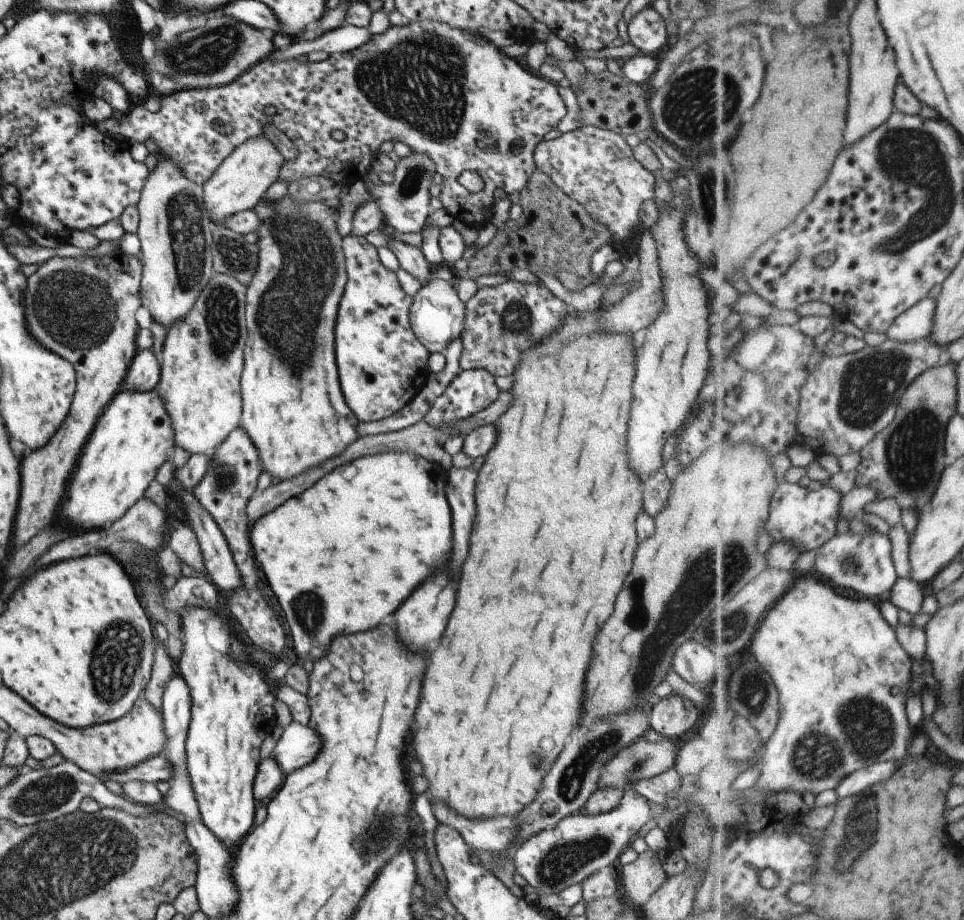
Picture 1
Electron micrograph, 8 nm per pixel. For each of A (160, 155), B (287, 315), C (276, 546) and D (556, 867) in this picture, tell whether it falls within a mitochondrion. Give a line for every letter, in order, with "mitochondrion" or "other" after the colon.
A: other
B: mitochondrion
C: other
D: mitochondrion

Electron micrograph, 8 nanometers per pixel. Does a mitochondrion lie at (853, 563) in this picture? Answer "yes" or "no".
yes

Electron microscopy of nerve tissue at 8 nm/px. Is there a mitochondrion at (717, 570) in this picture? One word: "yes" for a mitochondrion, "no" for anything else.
yes

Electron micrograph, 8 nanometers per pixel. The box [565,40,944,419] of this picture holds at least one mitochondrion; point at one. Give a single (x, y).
(696, 100)

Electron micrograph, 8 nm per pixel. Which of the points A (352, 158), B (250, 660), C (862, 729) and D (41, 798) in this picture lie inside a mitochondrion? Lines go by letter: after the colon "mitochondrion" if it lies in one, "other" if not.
A: other
B: other
C: mitochondrion
D: mitochondrion

